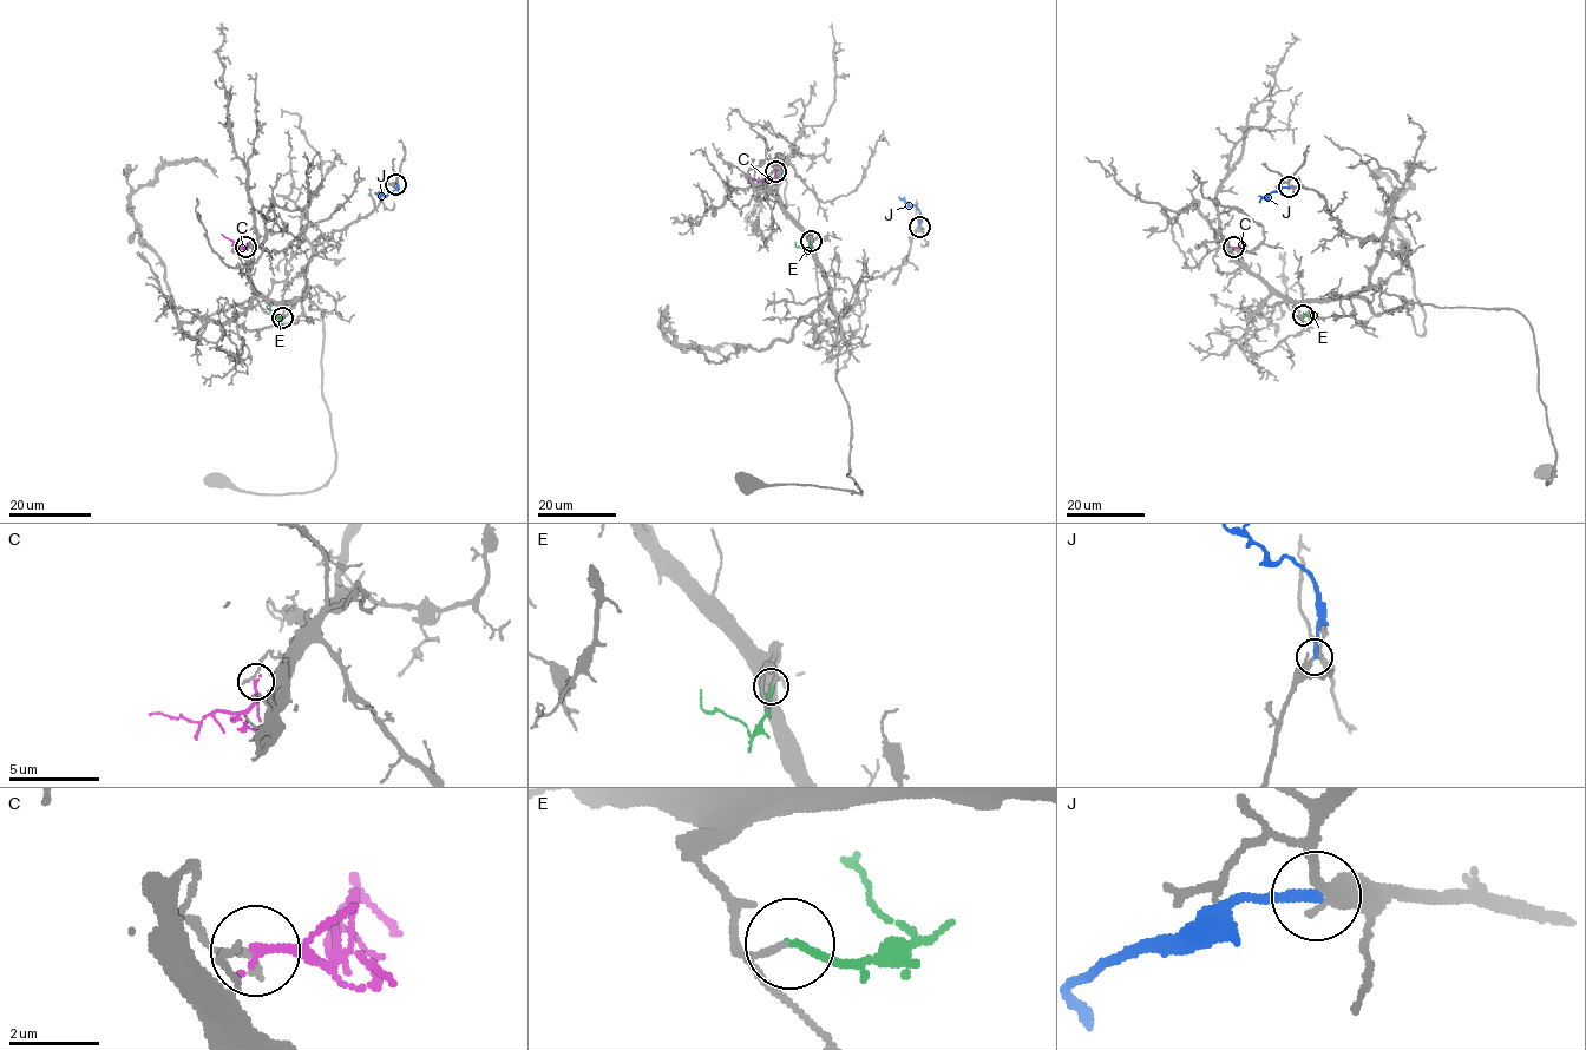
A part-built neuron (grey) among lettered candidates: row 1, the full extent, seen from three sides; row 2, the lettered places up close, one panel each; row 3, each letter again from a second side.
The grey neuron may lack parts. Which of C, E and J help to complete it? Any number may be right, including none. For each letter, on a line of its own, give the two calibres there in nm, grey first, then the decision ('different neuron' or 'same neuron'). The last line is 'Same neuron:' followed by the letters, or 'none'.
C: 140/150 nm | different neuron
E: 120/150 nm | same neuron
J: 320/240 nm | different neuron
Same neuron: E

